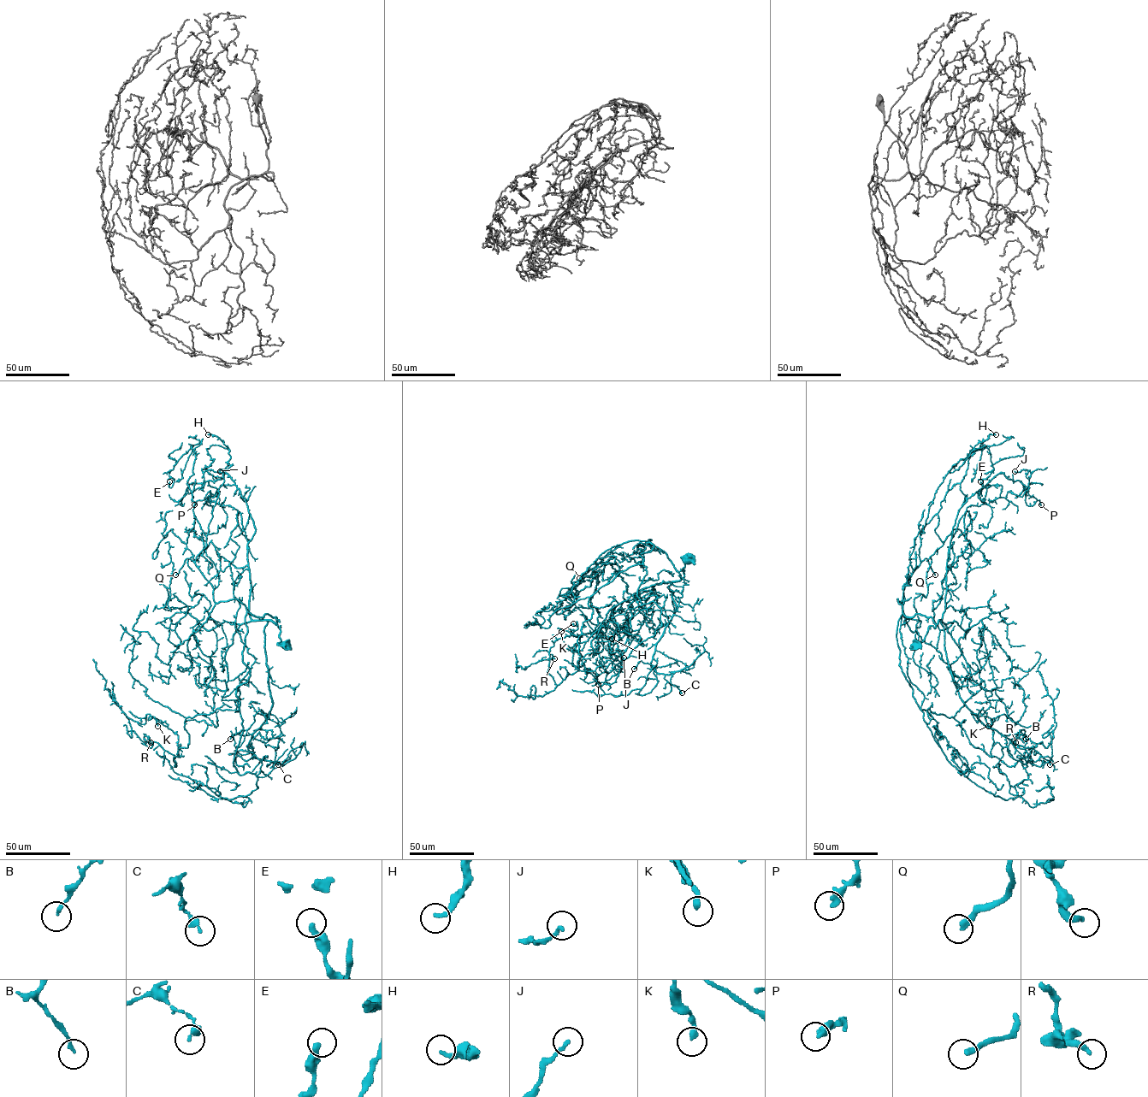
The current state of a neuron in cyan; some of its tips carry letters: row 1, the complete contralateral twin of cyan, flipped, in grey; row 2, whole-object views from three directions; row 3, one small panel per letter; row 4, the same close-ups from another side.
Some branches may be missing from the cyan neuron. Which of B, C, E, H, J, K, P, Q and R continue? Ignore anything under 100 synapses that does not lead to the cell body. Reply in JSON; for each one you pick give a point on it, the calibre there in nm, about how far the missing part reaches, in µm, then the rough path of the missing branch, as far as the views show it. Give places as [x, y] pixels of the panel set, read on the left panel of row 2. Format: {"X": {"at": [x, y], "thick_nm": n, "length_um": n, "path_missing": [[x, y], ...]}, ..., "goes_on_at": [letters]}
{"Q": {"at": [175, 575], "thick_nm": 280, "length_um": 200, "path_missing": [[175, 575], [150, 592], [152, 545], [141, 547], [136, 512], [156, 476], [144, 473], [137, 491]]}, "goes_on_at": ["Q"]}

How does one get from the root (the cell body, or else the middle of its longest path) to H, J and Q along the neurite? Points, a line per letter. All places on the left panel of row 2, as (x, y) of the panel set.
H: (285, 644), (275, 617), (235, 598), (215, 602), (195, 563), (231, 457), (208, 434)
J: (285, 644), (280, 626), (249, 612), (255, 527), (245, 499), (227, 473), (201, 489), (205, 471), (220, 471)
Q: (285, 644), (280, 644), (275, 617), (257, 616), (235, 598), (215, 602), (213, 586), (189, 558), (175, 575)

